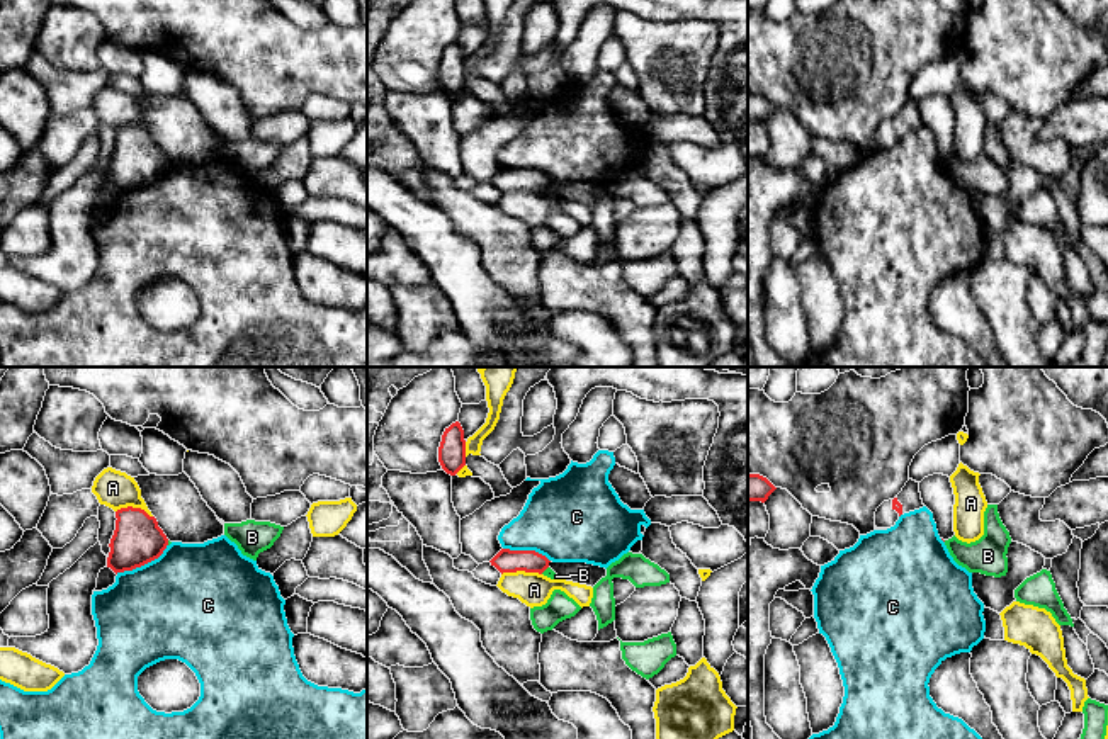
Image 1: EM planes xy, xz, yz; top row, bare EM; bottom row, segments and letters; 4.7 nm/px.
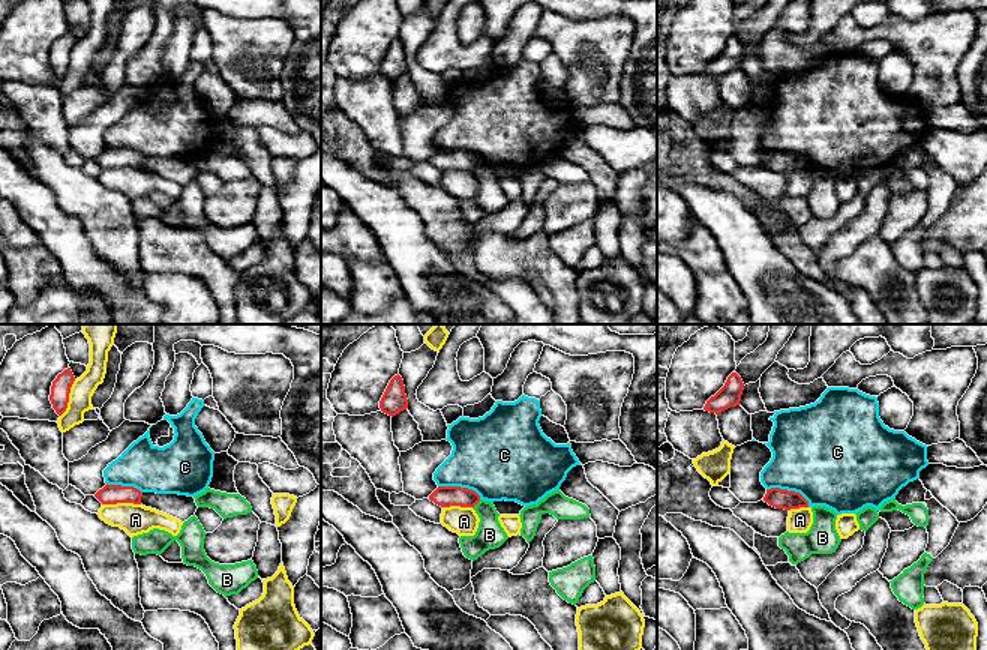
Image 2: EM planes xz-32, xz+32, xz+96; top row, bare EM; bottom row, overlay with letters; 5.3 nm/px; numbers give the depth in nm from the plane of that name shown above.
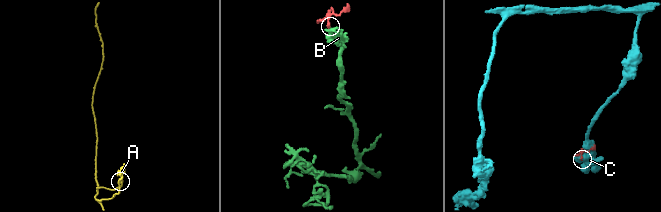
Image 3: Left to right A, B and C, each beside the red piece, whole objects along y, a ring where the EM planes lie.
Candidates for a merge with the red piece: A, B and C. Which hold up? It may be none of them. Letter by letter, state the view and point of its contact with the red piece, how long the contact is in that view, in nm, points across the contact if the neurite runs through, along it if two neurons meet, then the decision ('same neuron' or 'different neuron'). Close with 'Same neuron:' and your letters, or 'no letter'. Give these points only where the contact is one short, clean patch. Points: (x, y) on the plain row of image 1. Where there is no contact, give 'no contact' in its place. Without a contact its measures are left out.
A: contact xz (520, 189); length 190 nm; different neuron
B: contact xz (544, 189); length 50 nm; border xz (548, 186), (541, 192); different neuron
C: contact xy (143, 184); length 280 nm; different neuron
Same neuron: no letter

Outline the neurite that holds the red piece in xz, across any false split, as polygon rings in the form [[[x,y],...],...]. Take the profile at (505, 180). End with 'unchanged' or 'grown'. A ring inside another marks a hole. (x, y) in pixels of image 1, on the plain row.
[[[501,168],[489,182],[501,194],[517,190],[542,194],[549,187],[551,180],[535,170]]] | unchanged

